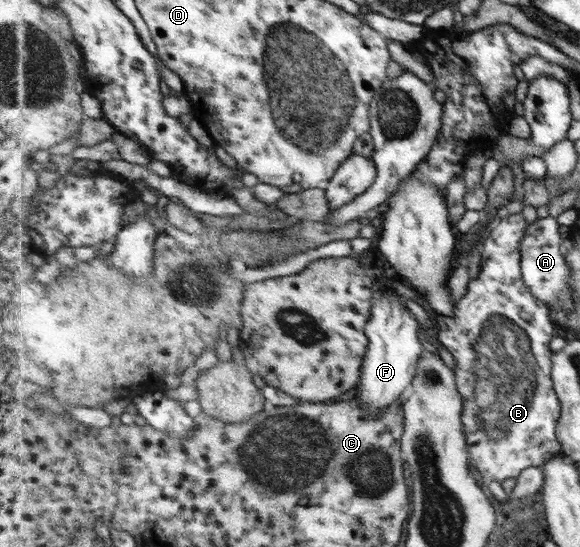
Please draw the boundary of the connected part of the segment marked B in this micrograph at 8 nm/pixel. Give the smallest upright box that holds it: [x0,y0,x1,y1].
[431,213,563,483]

